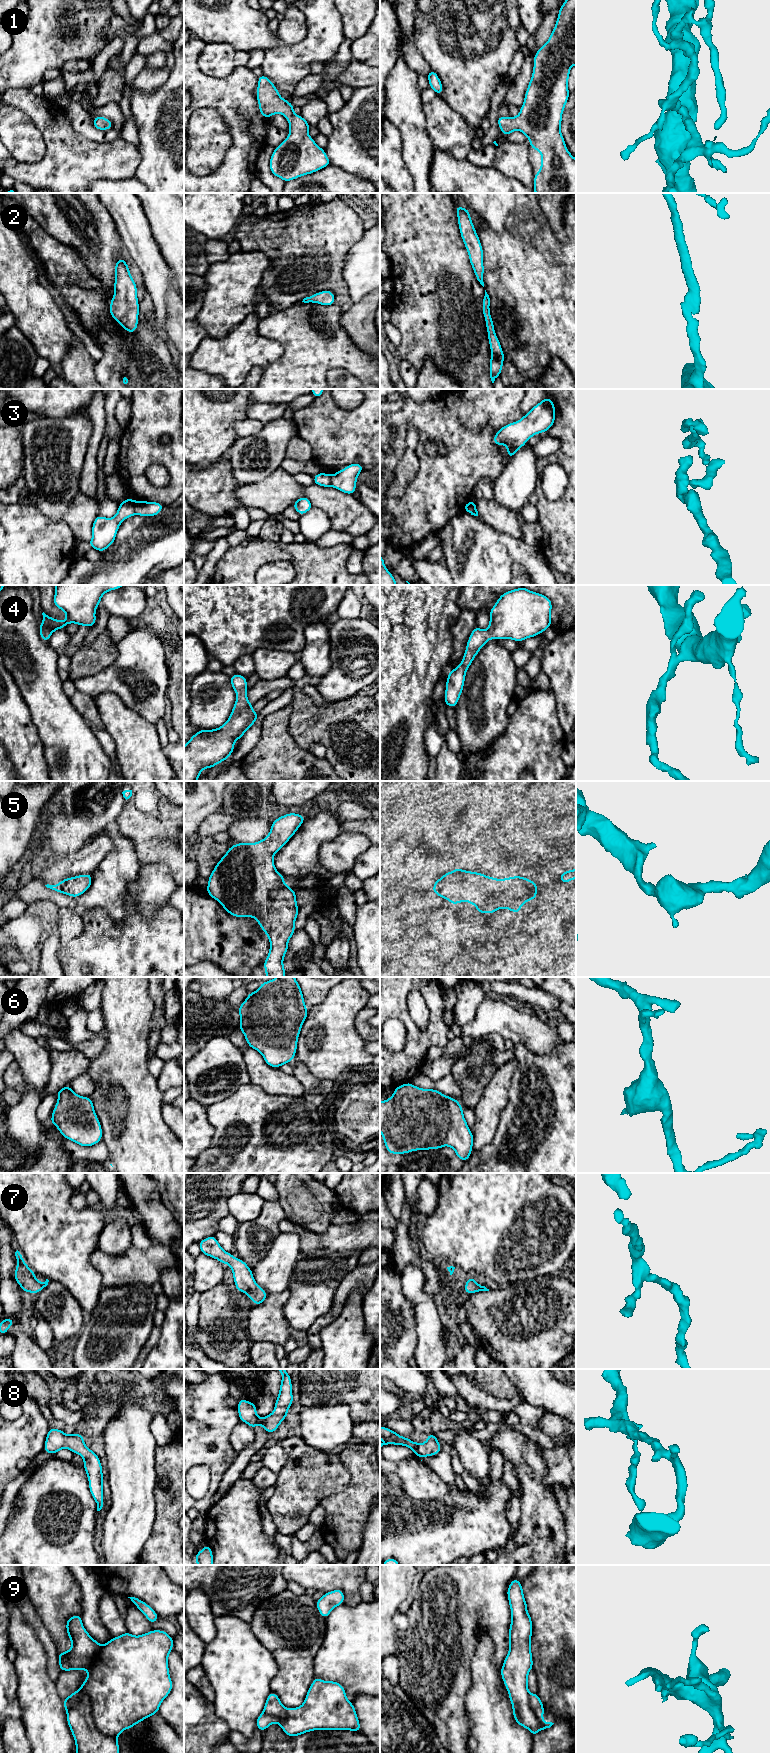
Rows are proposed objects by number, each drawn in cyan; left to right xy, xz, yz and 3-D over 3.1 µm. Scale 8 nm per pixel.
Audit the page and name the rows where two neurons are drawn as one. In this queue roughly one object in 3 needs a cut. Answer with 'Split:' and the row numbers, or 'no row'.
Split: 3, 9

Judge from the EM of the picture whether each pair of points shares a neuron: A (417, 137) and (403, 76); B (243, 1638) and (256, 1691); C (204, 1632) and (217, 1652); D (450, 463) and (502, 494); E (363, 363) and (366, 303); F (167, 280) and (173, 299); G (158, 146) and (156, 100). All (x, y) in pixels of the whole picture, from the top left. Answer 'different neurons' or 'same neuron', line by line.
A: same neuron
B: same neuron
C: different neurons
D: different neurons
E: different neurons
F: different neurons
G: same neuron

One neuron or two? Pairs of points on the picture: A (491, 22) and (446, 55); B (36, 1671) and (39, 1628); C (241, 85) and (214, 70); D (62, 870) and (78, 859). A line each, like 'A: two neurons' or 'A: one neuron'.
A: one neuron
B: two neurons
C: two neurons
D: one neuron

